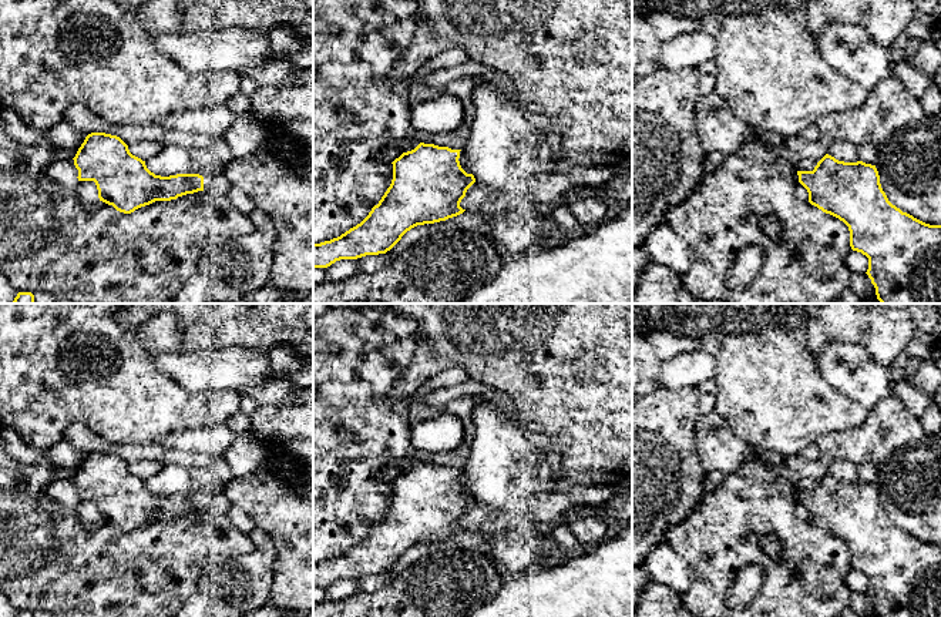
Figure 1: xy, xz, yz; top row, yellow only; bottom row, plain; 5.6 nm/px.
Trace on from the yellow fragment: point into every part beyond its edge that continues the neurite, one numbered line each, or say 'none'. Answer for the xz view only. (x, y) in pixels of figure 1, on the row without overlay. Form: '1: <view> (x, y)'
1: xz (503, 468)

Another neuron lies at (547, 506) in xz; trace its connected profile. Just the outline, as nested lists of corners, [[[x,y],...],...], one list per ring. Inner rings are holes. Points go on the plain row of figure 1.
[[[588,486],[562,494],[544,489],[530,497],[530,507],[538,522],[551,523],[577,504],[606,503],[614,496],[614,490],[611,486]]]

